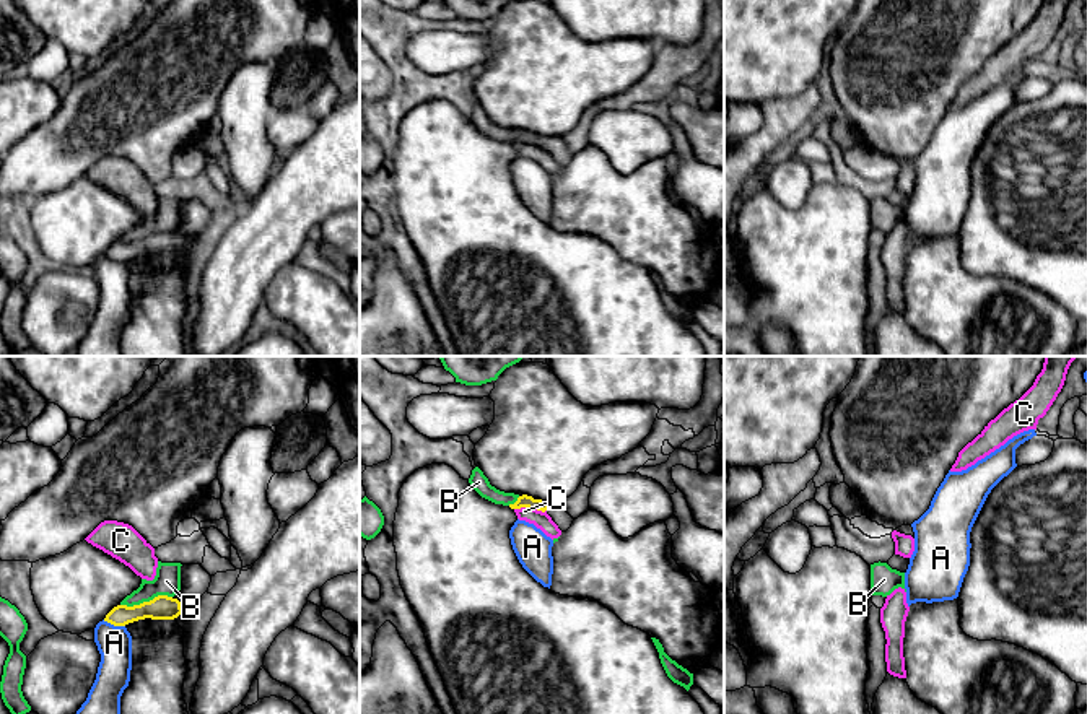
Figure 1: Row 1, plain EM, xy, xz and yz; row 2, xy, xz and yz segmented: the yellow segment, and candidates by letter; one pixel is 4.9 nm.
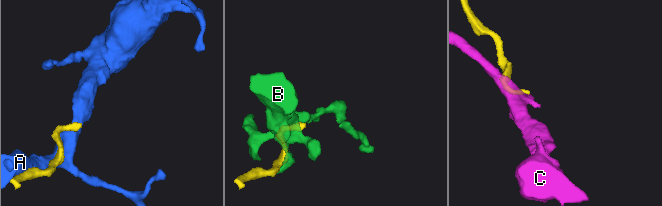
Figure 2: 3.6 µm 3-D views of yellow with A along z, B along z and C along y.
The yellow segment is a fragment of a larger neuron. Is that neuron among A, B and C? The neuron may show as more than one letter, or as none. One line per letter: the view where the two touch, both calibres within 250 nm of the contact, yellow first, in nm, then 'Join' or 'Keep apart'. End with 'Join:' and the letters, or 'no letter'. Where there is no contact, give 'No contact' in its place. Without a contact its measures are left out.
A: Touches yellow in xy. Thickness 120 nm (yellow) against 180 nm. Keep apart
B: Touches yellow in xy. Thickness 120 nm (yellow) against 130 nm. Keep apart
C: Touches yellow in xz. Thickness 60 nm (yellow) against 90 nm. Keep apart
Join: no letter

